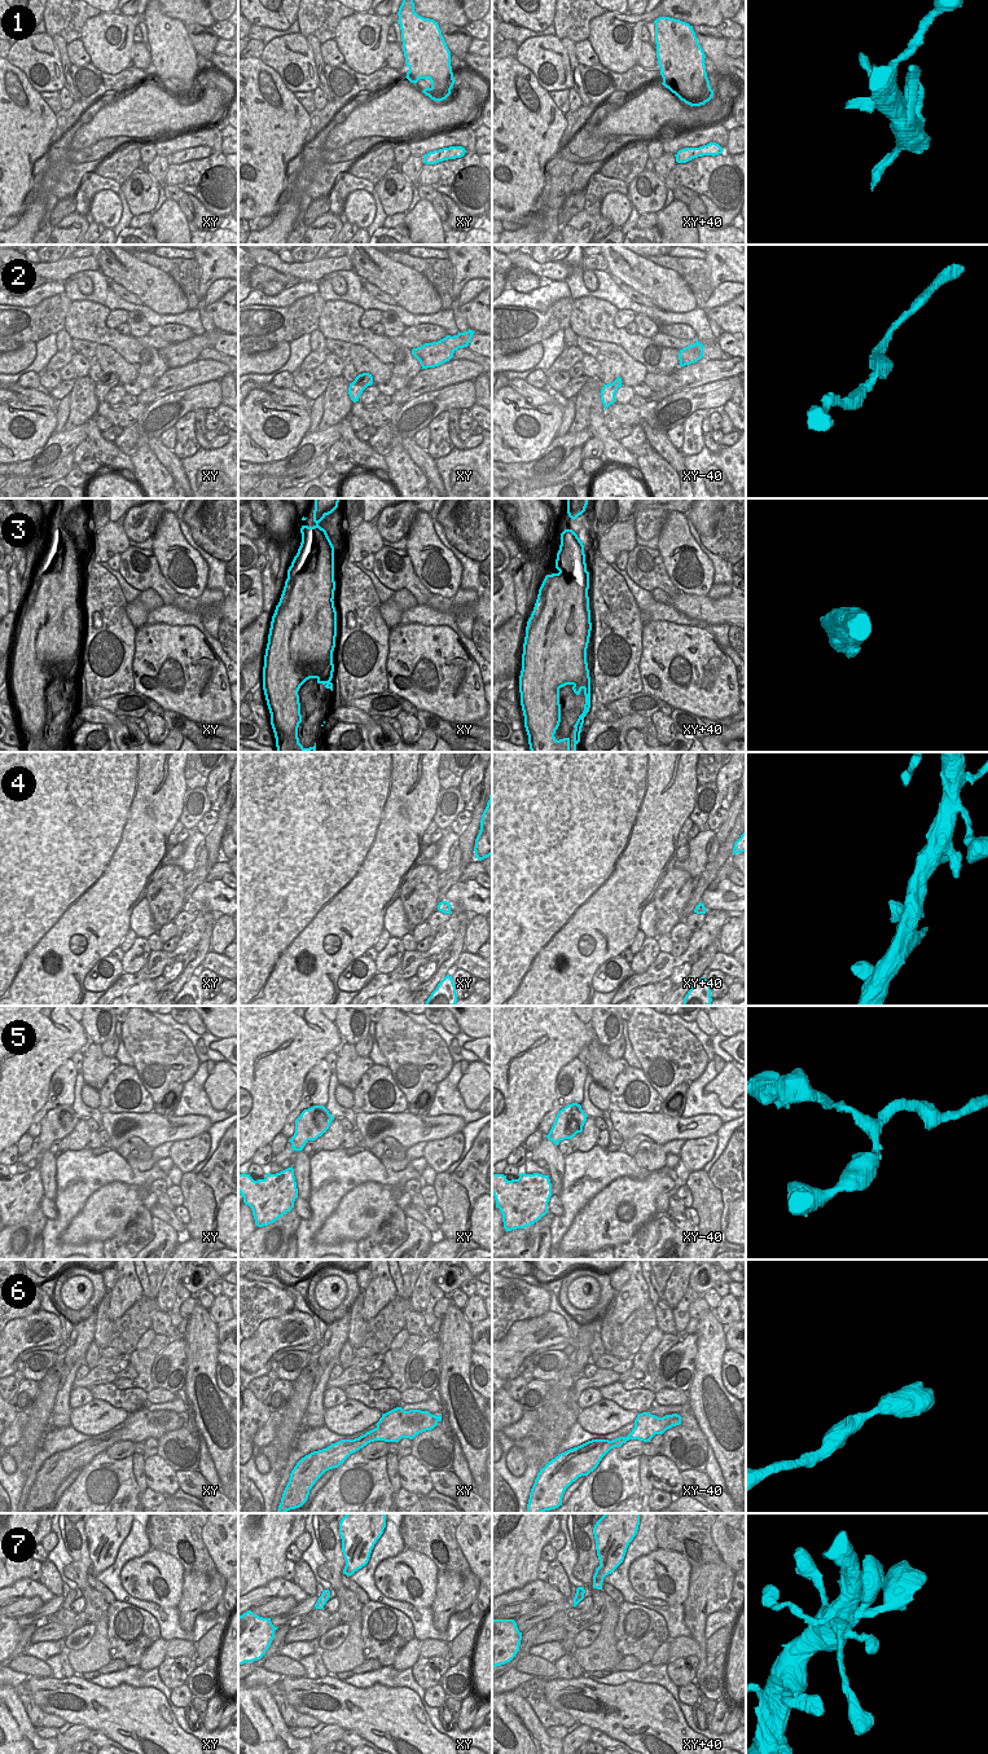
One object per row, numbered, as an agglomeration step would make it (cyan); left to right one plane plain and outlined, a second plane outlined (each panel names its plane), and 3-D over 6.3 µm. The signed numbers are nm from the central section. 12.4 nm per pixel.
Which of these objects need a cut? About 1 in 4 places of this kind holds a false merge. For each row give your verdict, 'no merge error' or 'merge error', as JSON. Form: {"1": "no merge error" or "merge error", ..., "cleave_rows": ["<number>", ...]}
{"1": "no merge error", "2": "no merge error", "3": "no merge error", "4": "no merge error", "5": "no merge error", "6": "no merge error", "7": "no merge error", "cleave_rows": []}

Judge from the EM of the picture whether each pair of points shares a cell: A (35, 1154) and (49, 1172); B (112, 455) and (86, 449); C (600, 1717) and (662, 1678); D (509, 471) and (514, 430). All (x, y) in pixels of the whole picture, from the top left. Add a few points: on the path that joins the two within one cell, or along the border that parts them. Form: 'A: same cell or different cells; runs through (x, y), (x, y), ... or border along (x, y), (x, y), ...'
A: same cell; runs through (39, 1157), (48, 1168)
B: different cells; border along (87, 439), (95, 457)
C: different cells; border along (623, 1683), (639, 1680), (661, 1684), (677, 1702)
D: different cells; border along (539, 455), (527, 462), (505, 464)

